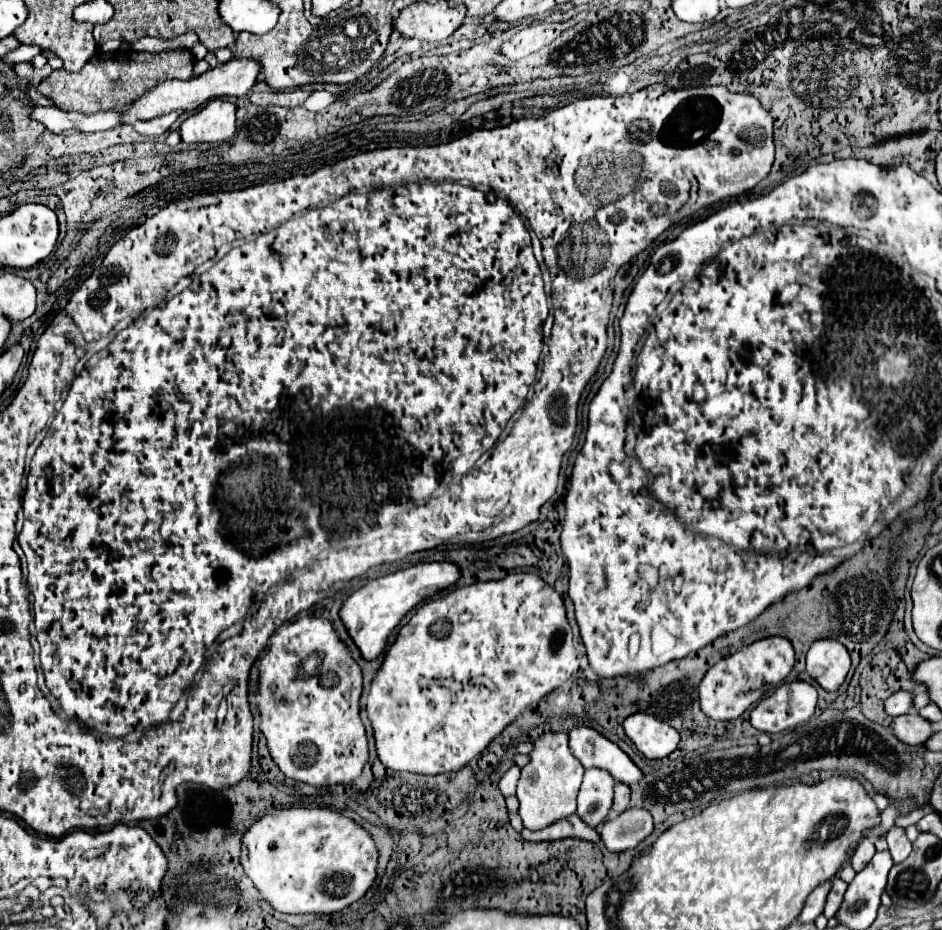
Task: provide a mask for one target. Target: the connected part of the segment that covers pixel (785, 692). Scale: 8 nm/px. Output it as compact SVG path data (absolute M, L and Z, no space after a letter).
M807 682L779 686L751 710L751 724L765 734L783 732L809 720L817 706L817 690Z

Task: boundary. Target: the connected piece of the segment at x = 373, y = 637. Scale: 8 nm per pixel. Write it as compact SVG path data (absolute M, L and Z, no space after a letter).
M449 562L415 564L411 568L405 568L405 570L395 572L395 574L387 574L387 576L381 576L377 580L367 582L363 588L353 592L343 602L339 616L341 616L349 636L353 638L355 646L359 648L361 656L365 660L373 660L383 652L391 630L401 622L401 618L413 606L417 606L419 602L439 594L441 590L445 590L449 586L453 586L457 578L459 578L459 568L449 564Z

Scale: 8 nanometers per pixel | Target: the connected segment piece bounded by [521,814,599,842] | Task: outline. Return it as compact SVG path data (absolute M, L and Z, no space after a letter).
M577 814L567 816L567 820L561 820L557 824L551 824L549 828L543 828L537 832L523 828L521 836L529 842L561 840L561 838L581 838L581 840L589 840L589 842L599 842L599 834L593 828L589 828Z

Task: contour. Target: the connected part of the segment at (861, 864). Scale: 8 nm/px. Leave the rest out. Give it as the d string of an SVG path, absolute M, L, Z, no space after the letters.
M865 838L865 840L859 844L859 848L855 850L853 858L851 858L853 870L855 870L855 872L861 872L861 870L871 862L873 854L875 854L875 846L873 846L873 842L871 842L869 838Z

